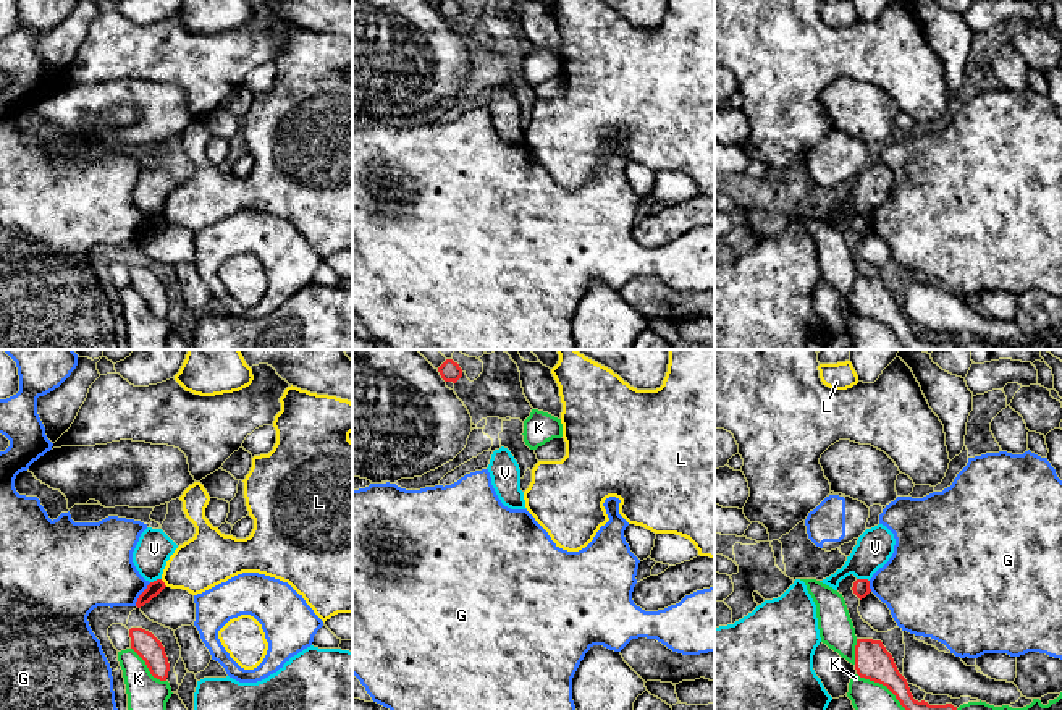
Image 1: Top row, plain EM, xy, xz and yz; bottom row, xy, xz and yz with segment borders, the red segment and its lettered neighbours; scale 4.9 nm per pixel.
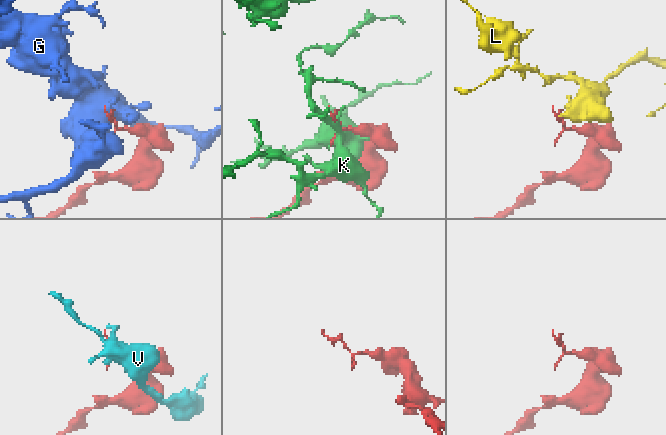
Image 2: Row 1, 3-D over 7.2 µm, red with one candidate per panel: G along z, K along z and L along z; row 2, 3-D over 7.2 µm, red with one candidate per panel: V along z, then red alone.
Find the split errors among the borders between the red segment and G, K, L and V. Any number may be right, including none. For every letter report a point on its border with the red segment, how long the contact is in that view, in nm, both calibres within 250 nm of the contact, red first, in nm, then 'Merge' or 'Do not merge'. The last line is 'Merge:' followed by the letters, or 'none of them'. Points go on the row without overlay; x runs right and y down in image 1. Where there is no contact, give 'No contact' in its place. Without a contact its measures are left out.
G: Touches red at xy (141, 232). Shared border 150 nm. Thickness 70 nm (red) against 360 nm. Do not merge
K: Touches red at xy (147, 304). Shared border 240 nm. Thickness 120 nm (red) against 200 nm. Do not merge
L: Touches red at xy (164, 220). Shared border 50 nm. Thickness 70 nm (red) against 260 nm. Do not merge
V: Touches red at yz (863, 217). Shared border 70 nm. Thickness 80 nm (red) against 180 nm. Do not merge
Merge: none of them

